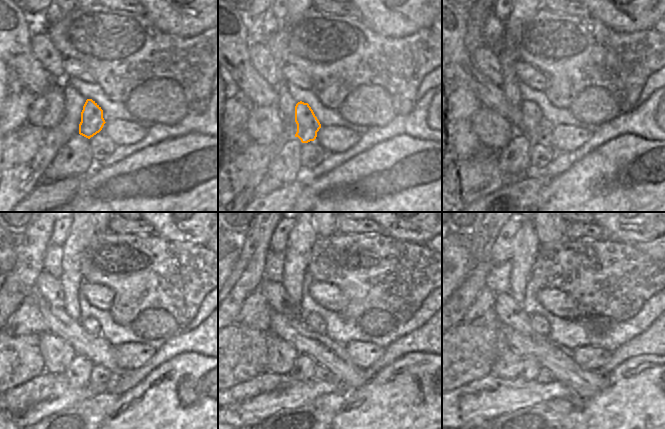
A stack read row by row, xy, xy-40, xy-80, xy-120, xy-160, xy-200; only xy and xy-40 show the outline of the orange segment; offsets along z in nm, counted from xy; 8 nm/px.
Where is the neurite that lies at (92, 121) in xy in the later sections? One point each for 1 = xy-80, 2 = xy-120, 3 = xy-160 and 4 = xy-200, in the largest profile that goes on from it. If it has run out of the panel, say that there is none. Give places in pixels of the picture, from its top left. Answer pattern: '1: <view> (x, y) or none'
1: xy-80 (533, 122)
2: xy-120 (90, 324)
3: xy-160 (312, 320)
4: xy-200 (540, 323)

